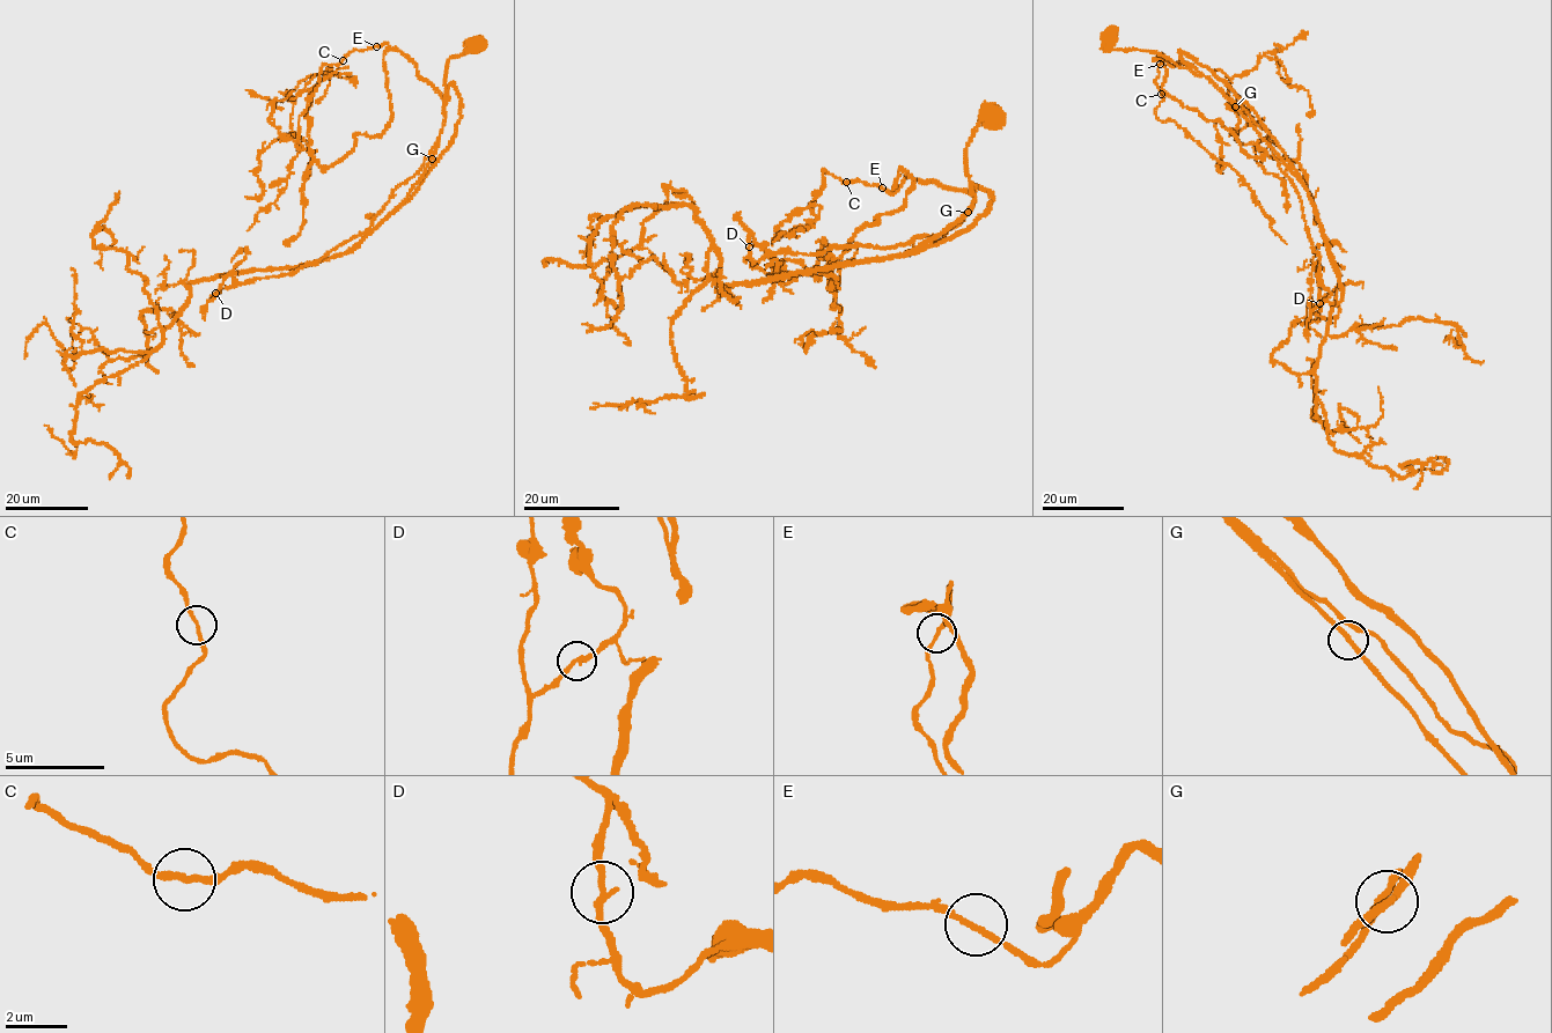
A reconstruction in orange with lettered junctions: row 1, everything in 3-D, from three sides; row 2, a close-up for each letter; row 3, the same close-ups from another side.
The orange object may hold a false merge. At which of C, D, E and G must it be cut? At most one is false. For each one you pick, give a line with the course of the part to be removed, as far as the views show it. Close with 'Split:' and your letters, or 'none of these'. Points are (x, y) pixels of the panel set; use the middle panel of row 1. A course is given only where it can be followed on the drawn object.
Split: none of these

